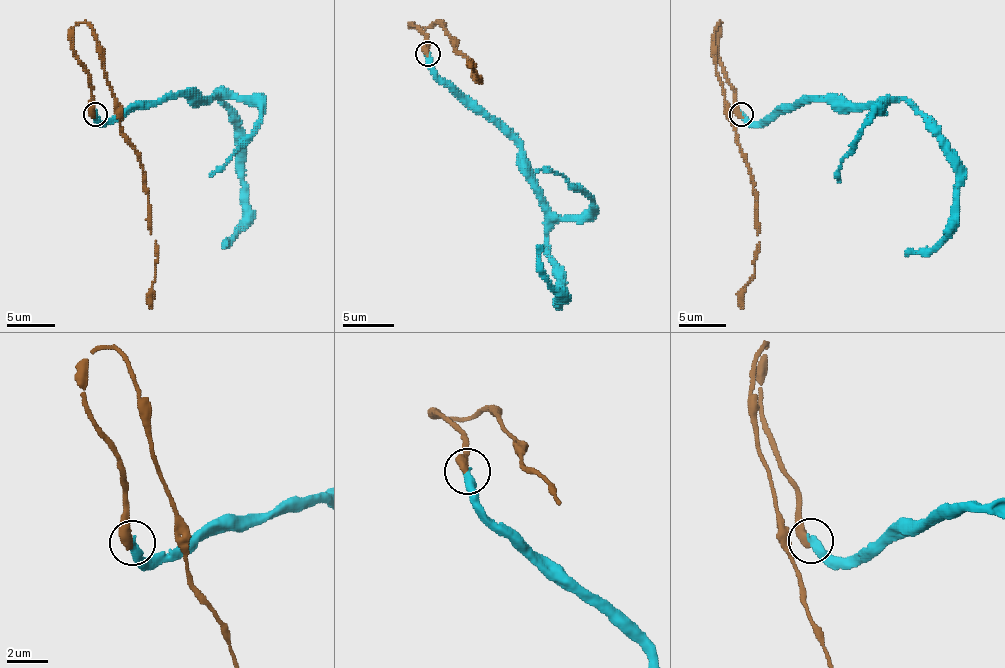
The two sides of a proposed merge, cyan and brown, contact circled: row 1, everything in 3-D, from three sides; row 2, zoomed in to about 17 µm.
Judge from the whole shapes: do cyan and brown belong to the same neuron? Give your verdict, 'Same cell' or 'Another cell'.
Another cell

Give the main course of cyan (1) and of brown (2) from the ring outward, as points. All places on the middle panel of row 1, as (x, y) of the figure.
1: (427, 53), (431, 68), (520, 144), (562, 299), (540, 273), (537, 246)
2: (427, 53), (428, 39), (412, 25), (434, 22), (450, 34), (479, 83), (469, 64)

